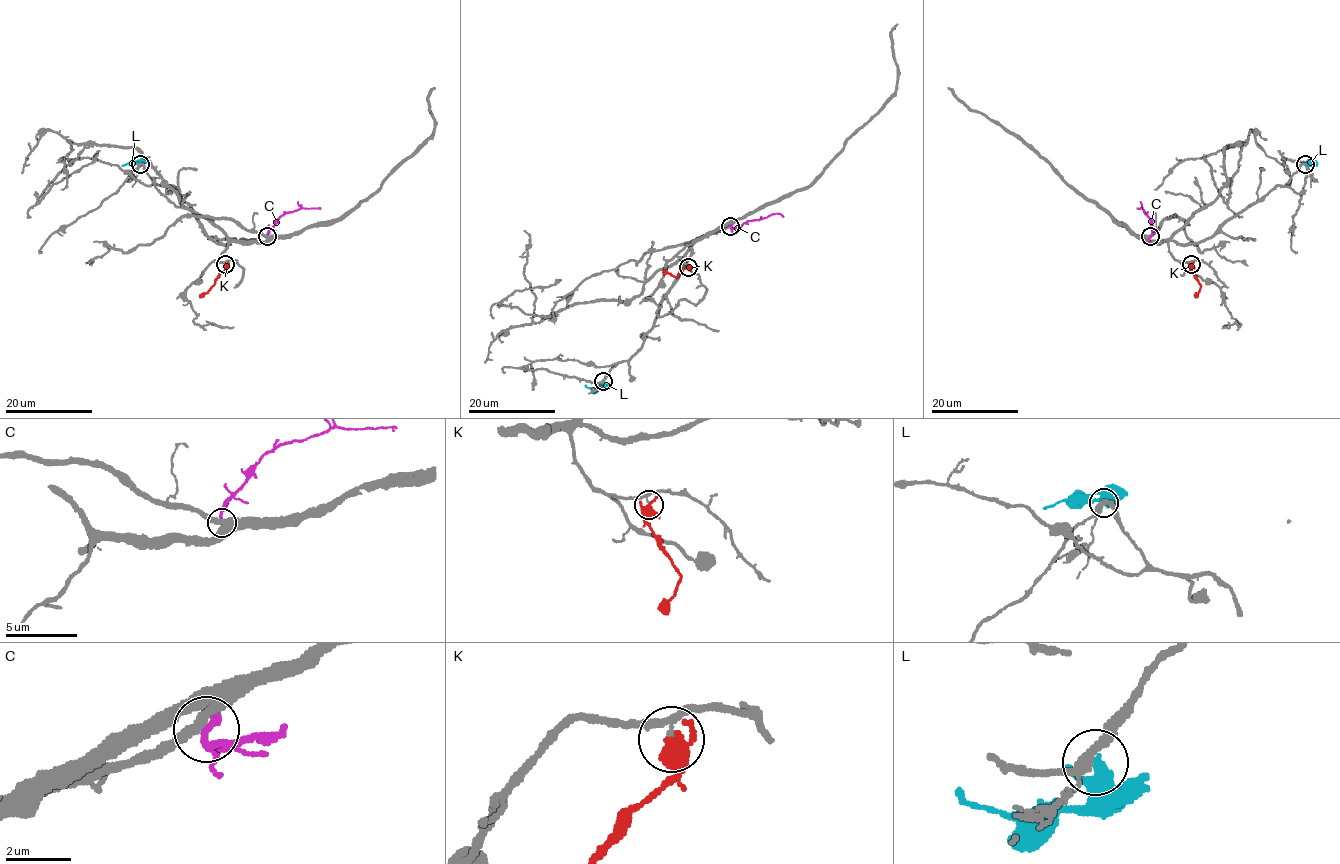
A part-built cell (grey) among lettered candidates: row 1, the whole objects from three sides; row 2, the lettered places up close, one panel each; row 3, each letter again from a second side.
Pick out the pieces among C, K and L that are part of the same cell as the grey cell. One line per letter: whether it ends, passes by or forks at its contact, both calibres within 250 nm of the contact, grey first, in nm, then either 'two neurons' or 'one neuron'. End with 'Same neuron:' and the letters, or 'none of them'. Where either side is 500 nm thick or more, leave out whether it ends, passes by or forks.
C: it passes by; calibres 360 and 190 nm; two neurons
K: it passes by; calibres 170 and 460 nm; two neurons
L: it passes by; calibres 280 and 320 nm; two neurons
Same neuron: none of them

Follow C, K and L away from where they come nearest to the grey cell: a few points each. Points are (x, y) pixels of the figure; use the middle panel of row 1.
C: (731, 226), (739, 227), (775, 213), (783, 216)
K: (688, 267), (675, 277), (662, 272)
L: (603, 381), (601, 388), (585, 384)

